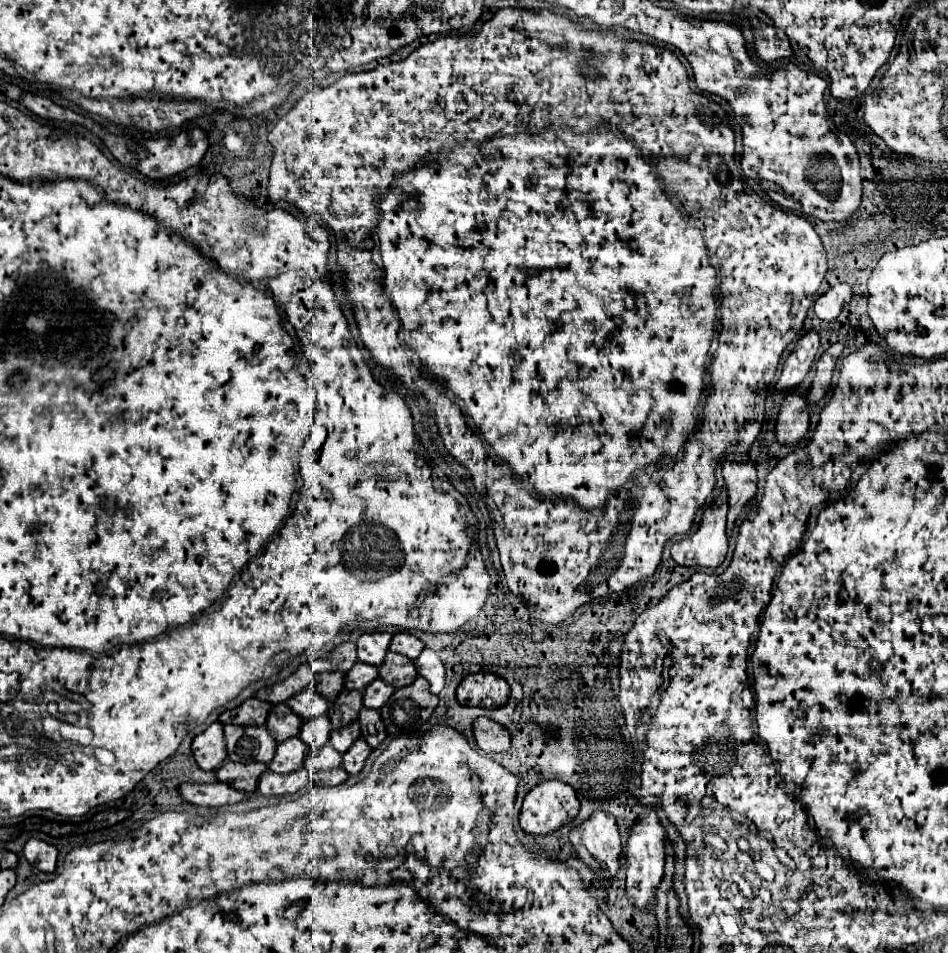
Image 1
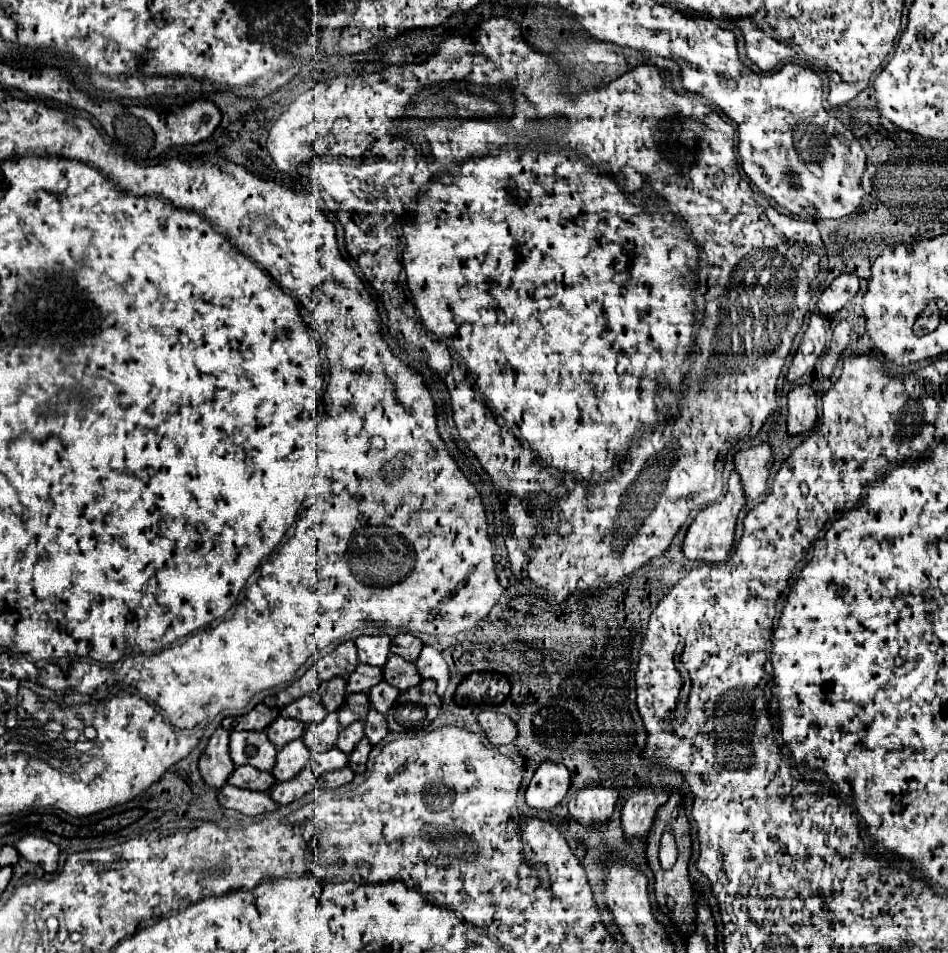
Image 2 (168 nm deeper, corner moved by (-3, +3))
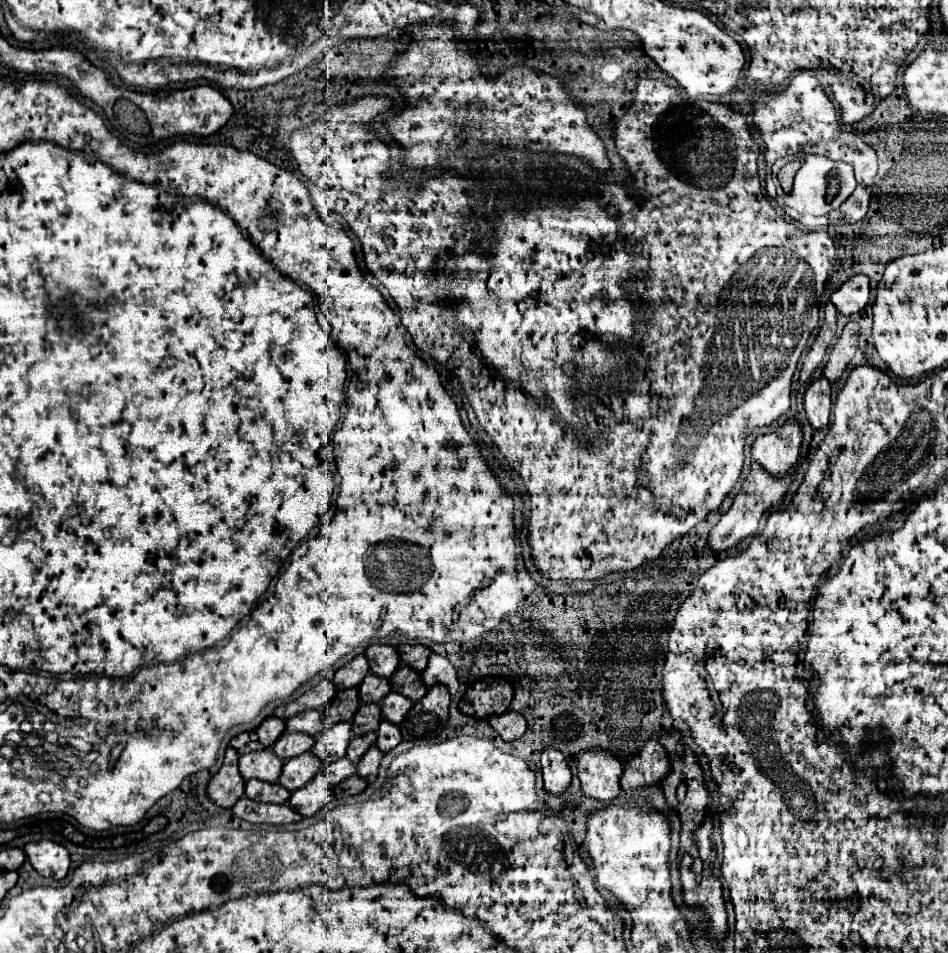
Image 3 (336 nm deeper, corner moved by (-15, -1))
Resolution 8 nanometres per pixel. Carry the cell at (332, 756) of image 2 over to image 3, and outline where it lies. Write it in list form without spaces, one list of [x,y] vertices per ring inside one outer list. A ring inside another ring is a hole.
[[[340,758],[340,760],[332,762],[332,764],[324,764],[322,770],[324,770],[324,774],[326,774],[326,778],[328,778],[328,782],[332,786],[336,786],[342,780],[346,780],[348,776],[356,774],[356,766],[348,758]]]

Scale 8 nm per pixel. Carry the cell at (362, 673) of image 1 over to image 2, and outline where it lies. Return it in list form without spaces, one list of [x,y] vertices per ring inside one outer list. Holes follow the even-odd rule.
[[[358,664],[356,672],[352,672],[352,676],[348,678],[348,694],[354,692],[370,692],[372,686],[376,686],[382,680],[382,670],[376,666],[368,666],[368,664]]]

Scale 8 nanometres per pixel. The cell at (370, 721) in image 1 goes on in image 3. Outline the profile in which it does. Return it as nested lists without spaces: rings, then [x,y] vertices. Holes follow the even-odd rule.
[[[382,720],[380,728],[378,728],[378,740],[376,740],[376,746],[382,750],[382,752],[388,752],[392,750],[394,746],[400,744],[402,740],[402,734],[400,734],[400,728],[388,720]]]

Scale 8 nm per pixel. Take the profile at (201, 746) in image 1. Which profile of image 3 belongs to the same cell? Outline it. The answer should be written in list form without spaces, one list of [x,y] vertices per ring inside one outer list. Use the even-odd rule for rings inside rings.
[[[228,746],[222,768],[216,772],[216,776],[212,776],[208,784],[208,796],[218,806],[232,808],[236,800],[242,798],[244,784],[246,782],[238,772],[238,752],[232,746]]]

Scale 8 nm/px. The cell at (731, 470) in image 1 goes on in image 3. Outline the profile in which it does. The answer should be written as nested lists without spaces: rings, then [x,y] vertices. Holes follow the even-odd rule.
[[[790,420],[776,432],[756,438],[752,444],[752,456],[772,478],[782,478],[798,464],[800,442],[802,432],[796,420]]]

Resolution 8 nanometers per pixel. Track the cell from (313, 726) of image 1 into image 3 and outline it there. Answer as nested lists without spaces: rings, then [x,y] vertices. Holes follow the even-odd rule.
[[[340,722],[330,726],[314,744],[312,752],[322,760],[322,762],[336,762],[346,756],[348,744],[352,740],[352,726],[350,722]]]

